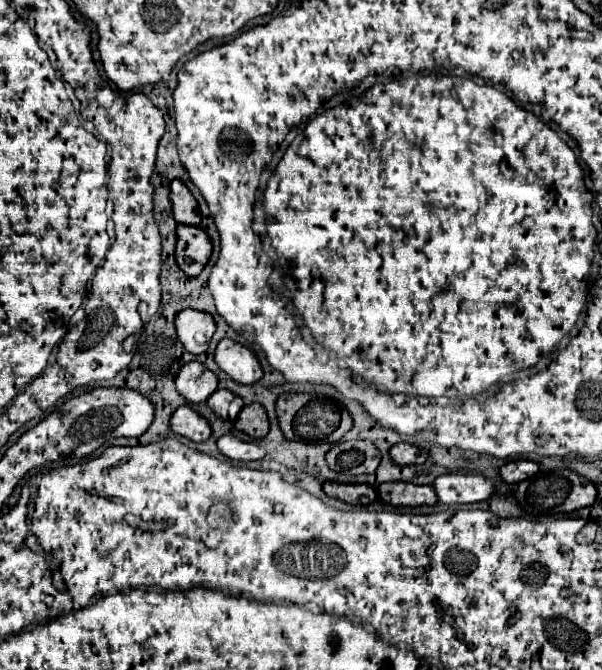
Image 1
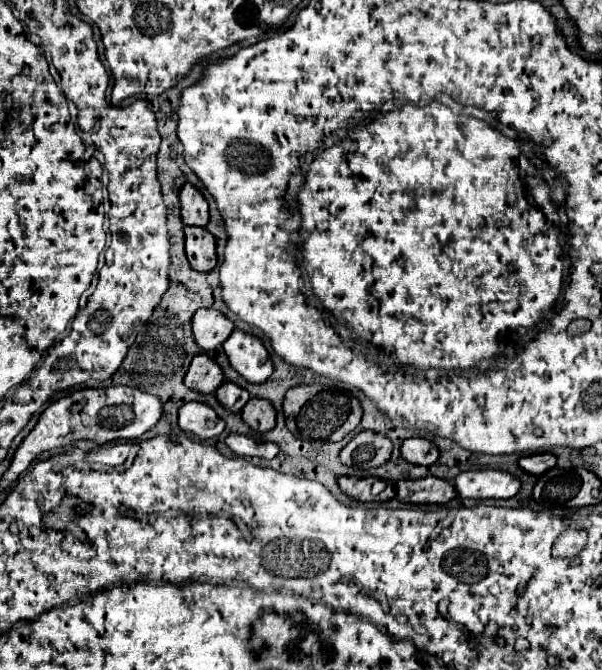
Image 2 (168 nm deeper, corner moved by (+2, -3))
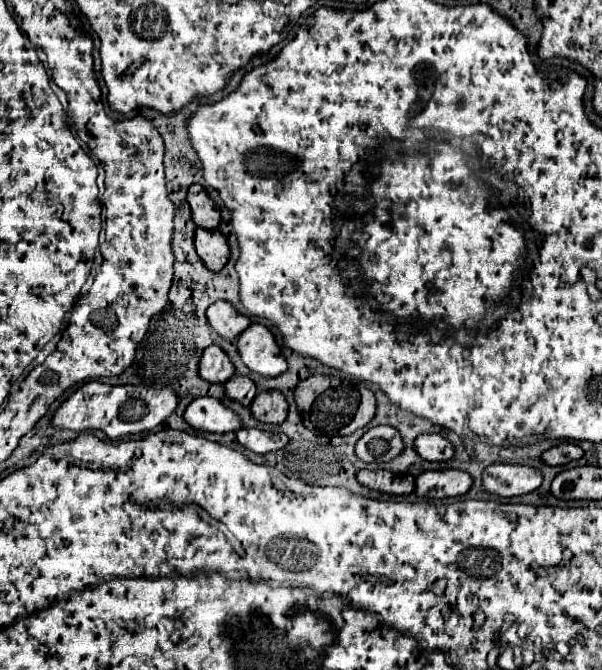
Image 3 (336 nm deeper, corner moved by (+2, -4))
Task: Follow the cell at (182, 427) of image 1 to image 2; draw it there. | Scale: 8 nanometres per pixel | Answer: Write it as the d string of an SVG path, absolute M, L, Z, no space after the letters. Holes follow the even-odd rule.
M189 403L179 409L179 427L205 441L217 437L225 429L225 423L215 415L209 405Z

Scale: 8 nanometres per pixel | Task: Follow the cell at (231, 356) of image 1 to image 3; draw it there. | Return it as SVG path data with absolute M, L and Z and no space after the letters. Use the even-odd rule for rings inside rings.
M251 324L239 336L237 348L241 360L249 366L251 372L273 378L287 370L287 360L281 354L281 348L275 342L273 332L263 324Z

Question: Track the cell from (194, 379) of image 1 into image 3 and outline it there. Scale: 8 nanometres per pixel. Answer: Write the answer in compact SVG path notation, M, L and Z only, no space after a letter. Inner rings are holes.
M209 346L203 356L201 356L201 364L199 364L199 374L201 378L205 378L207 382L213 384L223 384L227 382L233 374L235 374L235 366L231 364L229 356L225 354L225 350L221 350L219 346Z

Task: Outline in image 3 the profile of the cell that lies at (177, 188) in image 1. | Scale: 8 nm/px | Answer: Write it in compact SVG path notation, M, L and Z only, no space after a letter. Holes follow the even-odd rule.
M193 184L189 188L187 200L193 210L193 222L201 228L217 228L221 222L221 212L217 210L215 202L209 198L201 184Z

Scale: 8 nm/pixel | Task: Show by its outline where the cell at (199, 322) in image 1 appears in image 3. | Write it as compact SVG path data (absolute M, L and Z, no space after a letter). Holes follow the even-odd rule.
M223 300L209 306L207 320L213 332L223 336L225 340L235 340L251 324L249 316L241 314L231 302L223 302Z

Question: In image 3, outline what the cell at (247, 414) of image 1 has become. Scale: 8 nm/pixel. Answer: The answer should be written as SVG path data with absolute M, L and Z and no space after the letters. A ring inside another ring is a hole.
M267 390L267 392L257 394L253 404L251 404L253 416L259 422L265 422L265 424L281 424L281 422L285 422L287 410L289 410L287 400L277 390L271 390L271 392Z

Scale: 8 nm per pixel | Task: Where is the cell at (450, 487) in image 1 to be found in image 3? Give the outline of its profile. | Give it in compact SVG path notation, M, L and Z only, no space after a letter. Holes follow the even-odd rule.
M491 464L483 472L483 486L491 494L503 498L521 496L537 490L543 482L543 474L537 468L521 464Z

